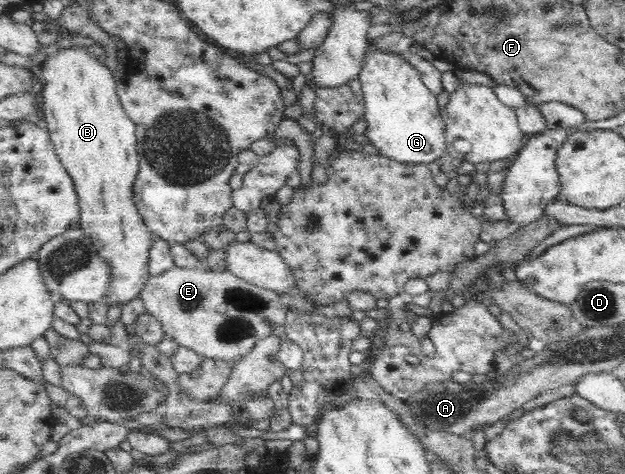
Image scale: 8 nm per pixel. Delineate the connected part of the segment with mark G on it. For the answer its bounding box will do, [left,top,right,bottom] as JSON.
[358,52,450,166]

